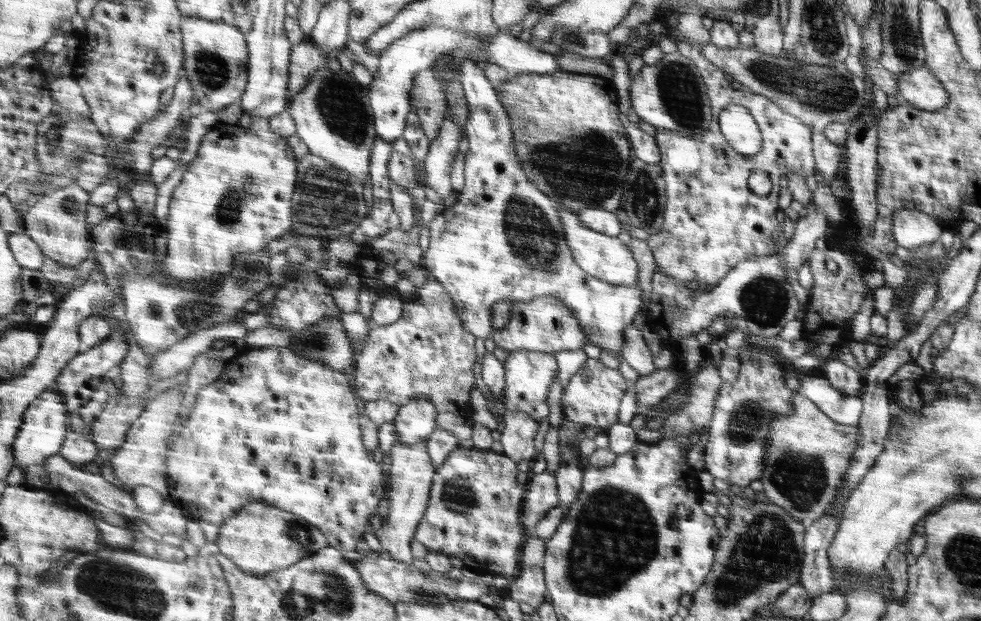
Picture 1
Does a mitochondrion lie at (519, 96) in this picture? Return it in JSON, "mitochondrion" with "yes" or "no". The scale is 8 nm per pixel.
{"mitochondrion":"no"}

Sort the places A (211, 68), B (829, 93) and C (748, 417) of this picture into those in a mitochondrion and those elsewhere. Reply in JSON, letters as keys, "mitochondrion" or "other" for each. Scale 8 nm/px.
{"A":"mitochondrion","B":"mitochondrion","C":"mitochondrion"}

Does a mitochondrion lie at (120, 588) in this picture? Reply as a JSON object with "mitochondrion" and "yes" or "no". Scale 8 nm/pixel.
{"mitochondrion":"yes"}

